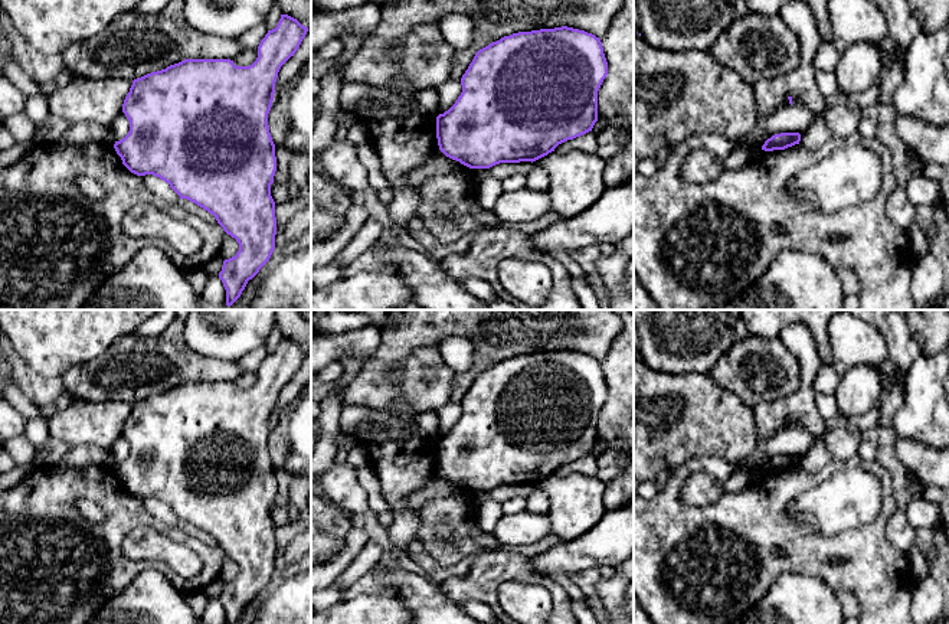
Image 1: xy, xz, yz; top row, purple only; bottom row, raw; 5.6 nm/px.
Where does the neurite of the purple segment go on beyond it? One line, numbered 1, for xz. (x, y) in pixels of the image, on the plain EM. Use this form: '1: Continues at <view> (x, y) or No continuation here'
1: No continuation here

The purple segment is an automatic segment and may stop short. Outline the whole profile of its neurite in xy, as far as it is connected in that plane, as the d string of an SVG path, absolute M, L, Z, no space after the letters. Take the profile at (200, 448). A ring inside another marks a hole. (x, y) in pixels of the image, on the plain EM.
M281 337L275 352L268 353L258 369L258 380L249 389L236 389L230 382L184 382L166 392L132 404L122 435L130 444L128 457L114 471L122 487L137 499L160 500L180 519L212 536L223 553L236 562L239 574L225 582L219 601L226 624L236 624L275 572L276 540L271 507L276 494L275 467L268 437L272 429L275 405L281 389L298 373L308 350L297 342Z

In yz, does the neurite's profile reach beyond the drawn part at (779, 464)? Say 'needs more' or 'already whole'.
already whole

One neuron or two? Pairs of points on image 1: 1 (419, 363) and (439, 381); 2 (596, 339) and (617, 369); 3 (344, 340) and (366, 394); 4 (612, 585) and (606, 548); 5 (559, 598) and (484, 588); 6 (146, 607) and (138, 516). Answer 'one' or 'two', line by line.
1: one
2: two
3: two
4: two
5: one
6: two

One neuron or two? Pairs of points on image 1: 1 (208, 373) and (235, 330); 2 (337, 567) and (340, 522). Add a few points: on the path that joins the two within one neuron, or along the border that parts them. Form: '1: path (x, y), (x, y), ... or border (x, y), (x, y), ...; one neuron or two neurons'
1: border (186, 345), (200, 355), (236, 362); two neurons
2: border (353, 528), (343, 538); two neurons

